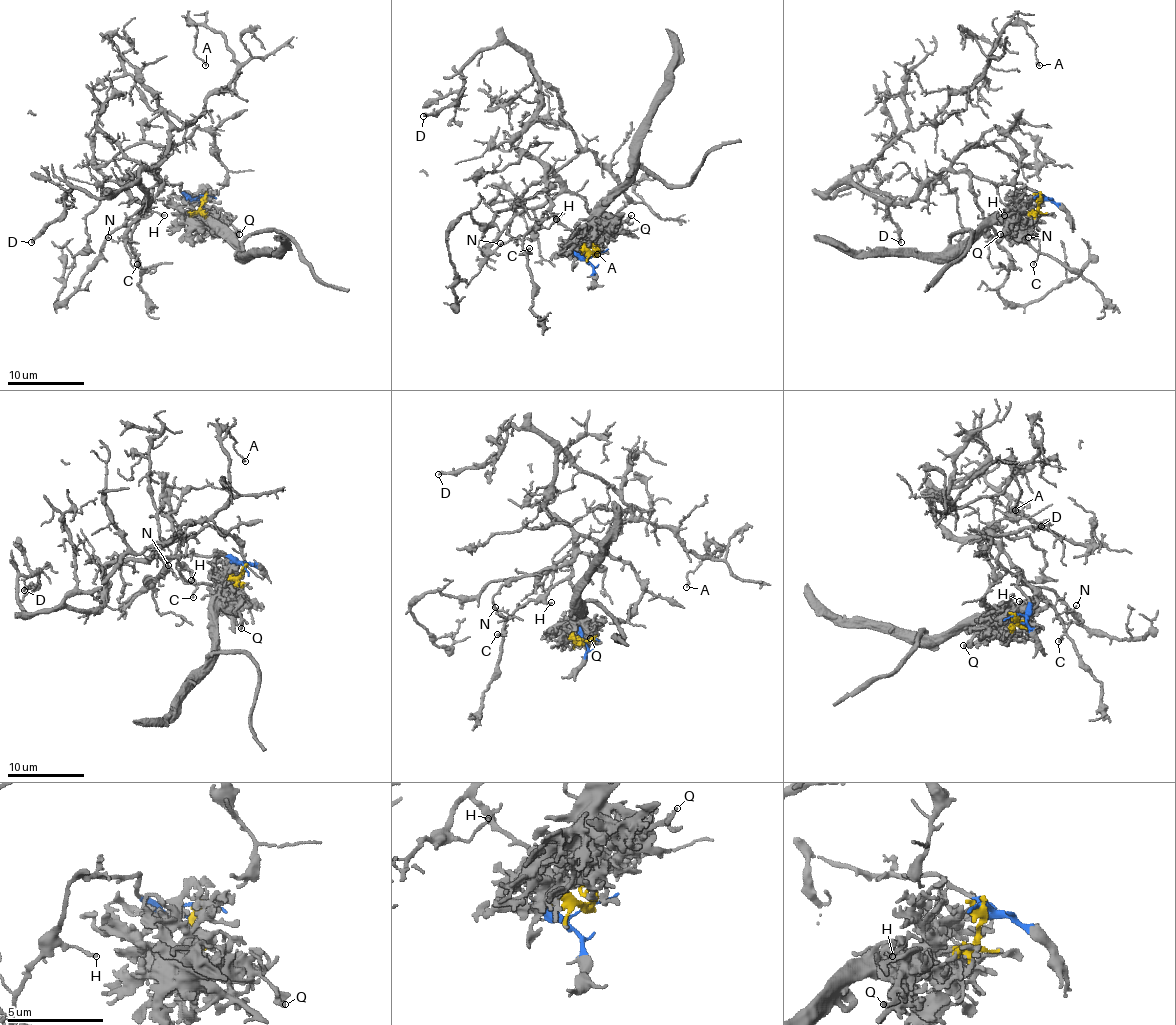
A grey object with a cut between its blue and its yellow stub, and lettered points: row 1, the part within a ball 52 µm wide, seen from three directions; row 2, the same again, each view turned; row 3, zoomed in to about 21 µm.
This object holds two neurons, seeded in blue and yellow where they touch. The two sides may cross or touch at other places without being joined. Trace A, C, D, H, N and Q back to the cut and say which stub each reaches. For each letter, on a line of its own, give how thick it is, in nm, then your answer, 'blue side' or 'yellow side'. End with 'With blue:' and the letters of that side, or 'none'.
A: 140 nm | blue side
C: 110 nm | blue side
D: 260 nm | blue side
H: 140 nm | blue side
N: 120 nm | blue side
Q: 180 nm | yellow side
With blue: A, C, D, H, N

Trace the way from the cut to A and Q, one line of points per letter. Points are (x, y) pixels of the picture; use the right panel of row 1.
A: (1038, 195), (948, 170), (895, 202), (851, 176), (973, 86), (1007, 25), (1027, 30), (1040, 65)
Q: (1040, 195), (1036, 210), (1028, 222), (1025, 225), (1009, 222), (1000, 235)

